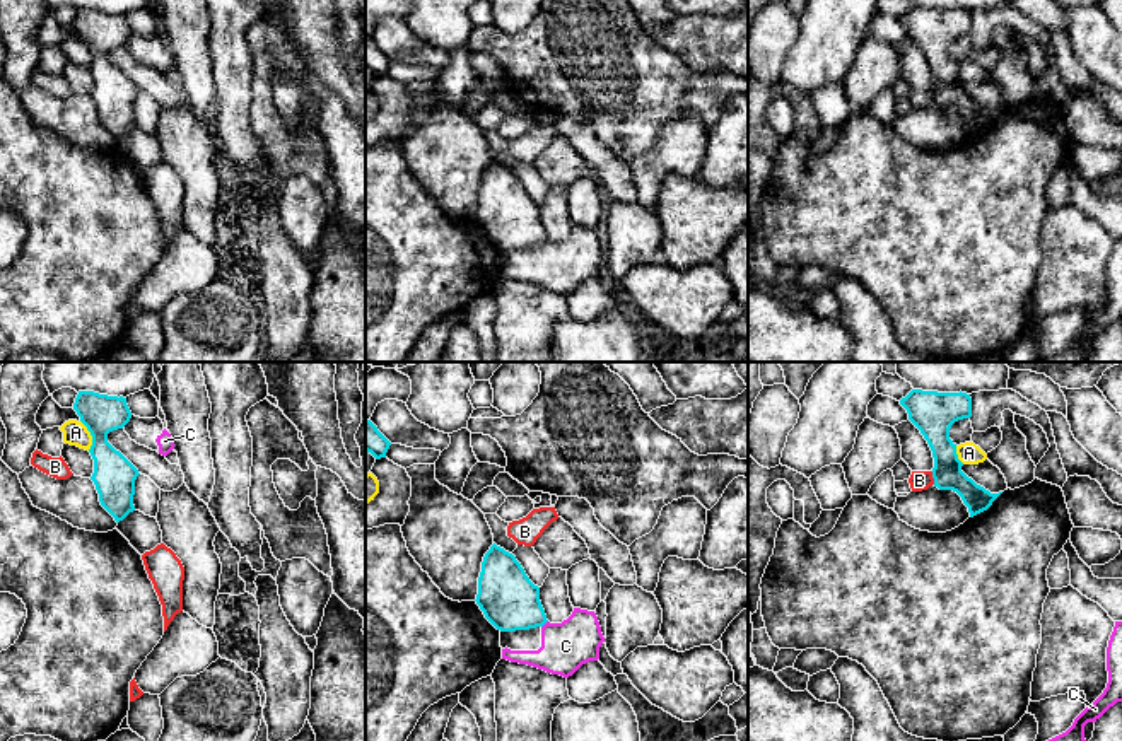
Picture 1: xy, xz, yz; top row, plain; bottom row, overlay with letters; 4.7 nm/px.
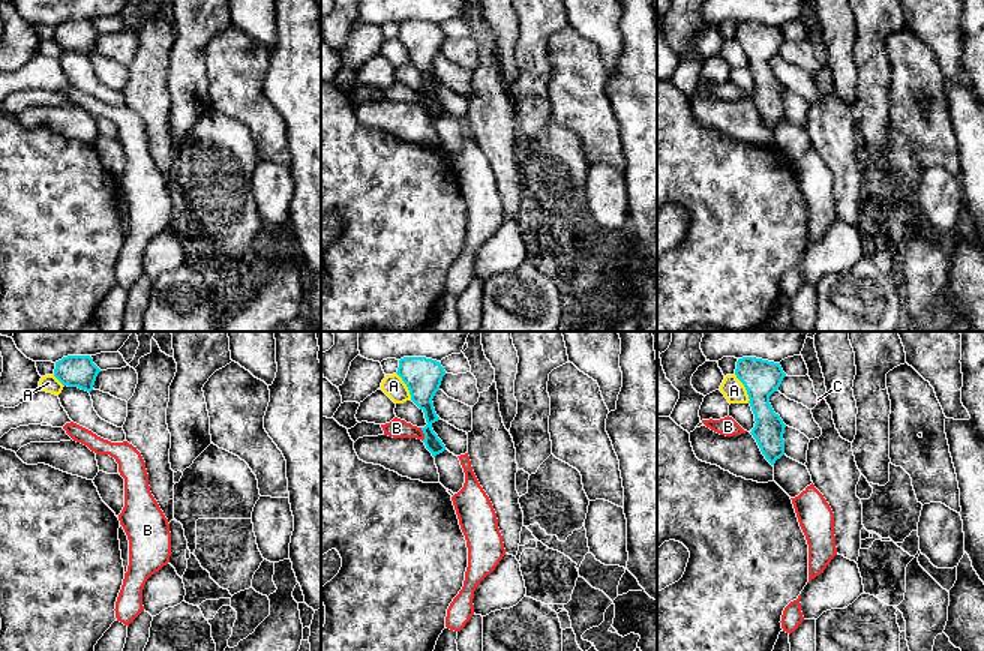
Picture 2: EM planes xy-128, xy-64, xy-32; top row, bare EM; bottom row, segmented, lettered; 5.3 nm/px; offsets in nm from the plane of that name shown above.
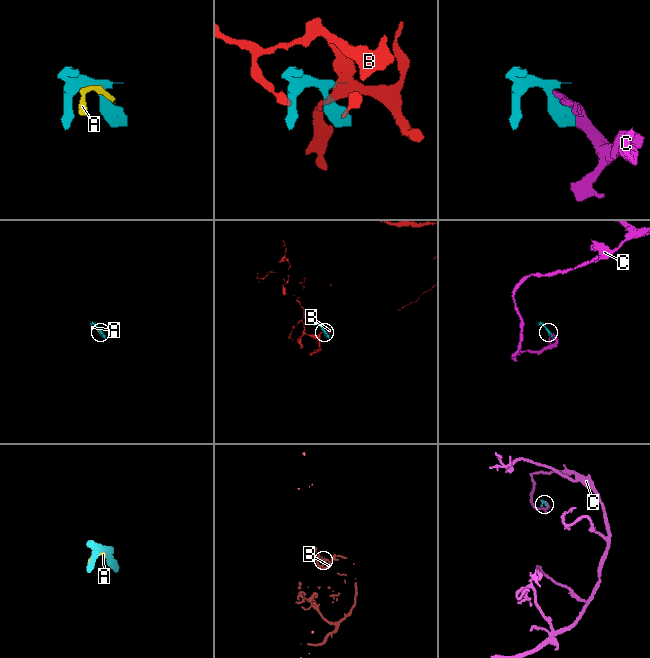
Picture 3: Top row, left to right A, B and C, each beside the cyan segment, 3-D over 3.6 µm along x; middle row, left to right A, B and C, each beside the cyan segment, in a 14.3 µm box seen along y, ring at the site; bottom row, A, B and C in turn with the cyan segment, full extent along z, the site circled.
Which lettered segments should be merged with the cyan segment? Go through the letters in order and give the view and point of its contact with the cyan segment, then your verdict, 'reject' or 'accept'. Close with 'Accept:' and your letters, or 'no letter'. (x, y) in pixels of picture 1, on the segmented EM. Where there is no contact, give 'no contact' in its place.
A: meets cyan in xy at (91, 434); reject
B: meets cyan in yz at (933, 477); reject
C: meets cyan in xz at (545, 622); reject
Accept: no letter

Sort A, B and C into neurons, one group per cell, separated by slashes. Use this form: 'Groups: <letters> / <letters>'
Groups: A C / B

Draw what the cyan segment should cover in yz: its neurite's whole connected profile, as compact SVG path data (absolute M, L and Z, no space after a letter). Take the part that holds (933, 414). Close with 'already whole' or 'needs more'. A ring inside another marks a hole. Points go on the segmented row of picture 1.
M912 389L900 405L932 451L934 487L956 492L968 507L970 517L987 511L1002 492L991 493L968 478L961 471L956 444L950 439L951 425L972 417L970 394Z; already whole

